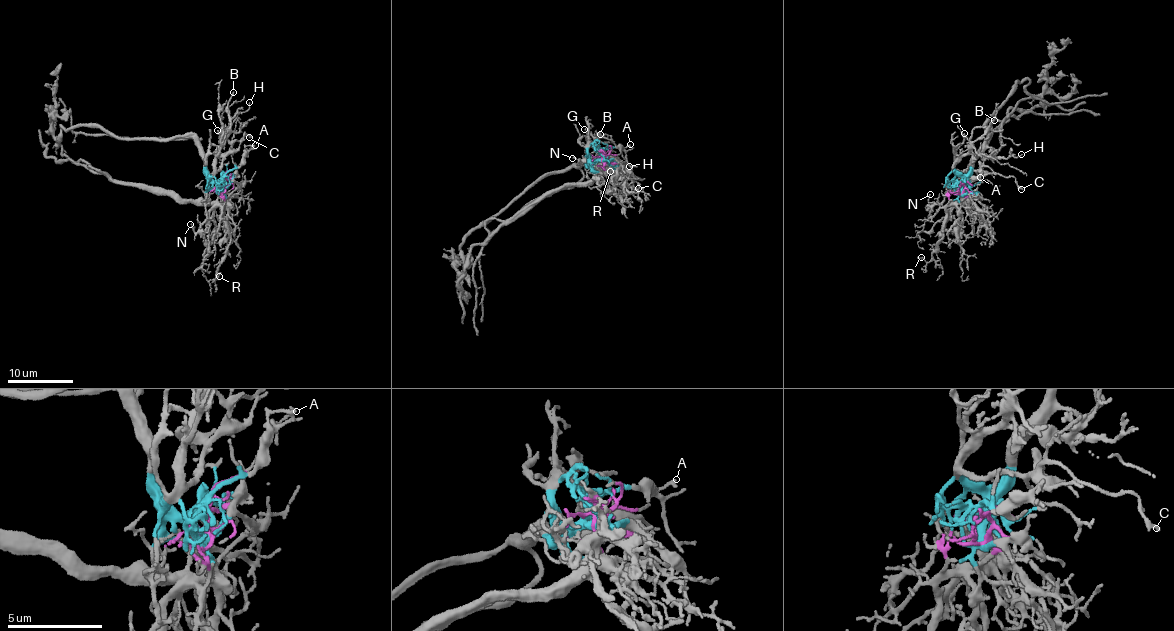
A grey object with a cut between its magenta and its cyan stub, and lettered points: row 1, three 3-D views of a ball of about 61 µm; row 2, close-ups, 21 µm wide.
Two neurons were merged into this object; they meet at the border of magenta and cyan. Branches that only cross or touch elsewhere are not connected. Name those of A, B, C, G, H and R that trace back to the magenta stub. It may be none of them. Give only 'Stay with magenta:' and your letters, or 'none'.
Stay with magenta: R

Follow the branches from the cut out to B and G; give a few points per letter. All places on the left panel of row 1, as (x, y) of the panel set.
B: (219, 179), (209, 178), (230, 123), (228, 106), (233, 91)
G: (219, 179), (211, 179), (222, 141), (217, 130)

